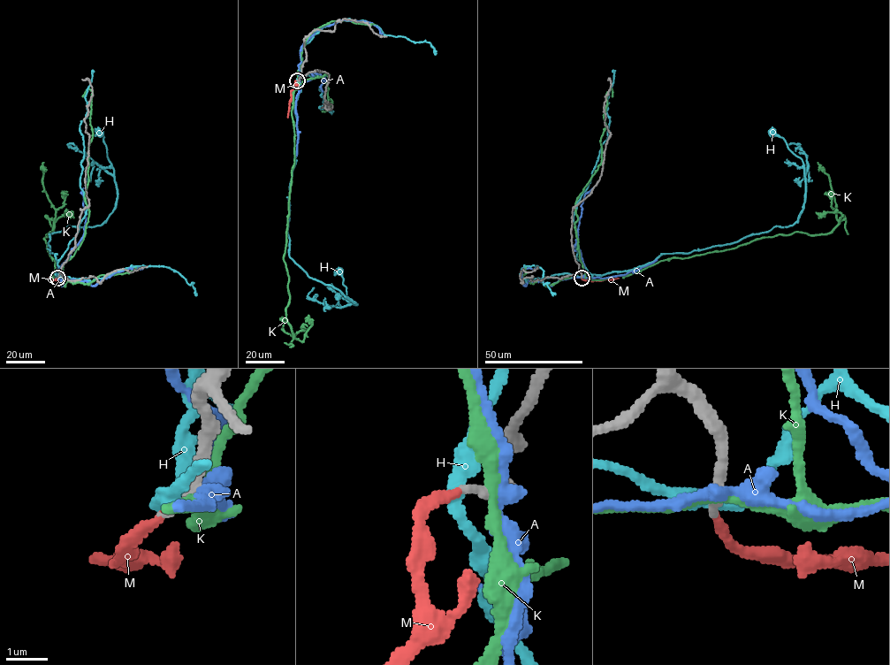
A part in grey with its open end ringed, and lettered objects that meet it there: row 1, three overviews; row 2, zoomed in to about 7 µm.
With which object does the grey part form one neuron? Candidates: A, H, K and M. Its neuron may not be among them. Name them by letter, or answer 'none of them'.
M

